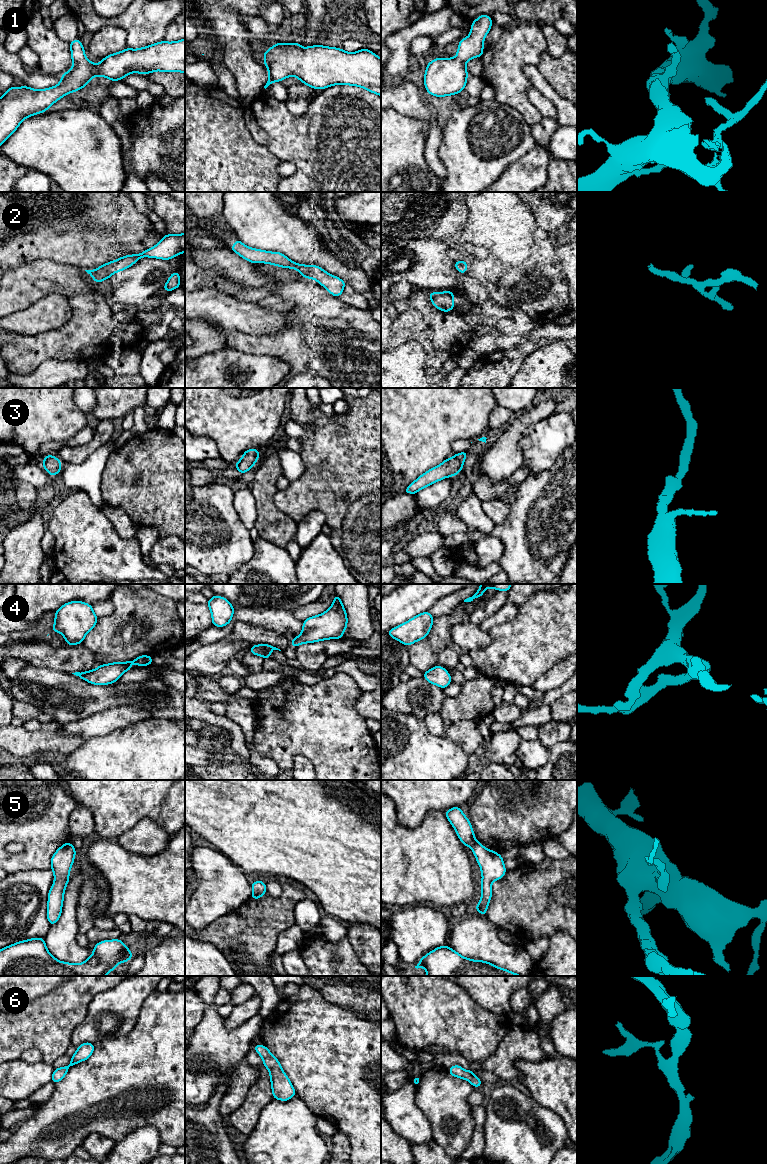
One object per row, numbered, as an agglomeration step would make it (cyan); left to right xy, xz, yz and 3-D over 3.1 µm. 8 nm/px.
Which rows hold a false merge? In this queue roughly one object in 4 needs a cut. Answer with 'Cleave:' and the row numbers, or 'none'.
Cleave: none

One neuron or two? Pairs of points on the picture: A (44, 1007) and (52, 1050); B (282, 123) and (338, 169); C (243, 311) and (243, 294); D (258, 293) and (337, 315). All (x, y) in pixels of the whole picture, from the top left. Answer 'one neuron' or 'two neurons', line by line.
A: one neuron
B: one neuron
C: two neurons
D: two neurons

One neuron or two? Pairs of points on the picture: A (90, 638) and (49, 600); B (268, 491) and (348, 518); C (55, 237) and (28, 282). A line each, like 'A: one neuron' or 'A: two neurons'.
A: two neurons
B: two neurons
C: two neurons

